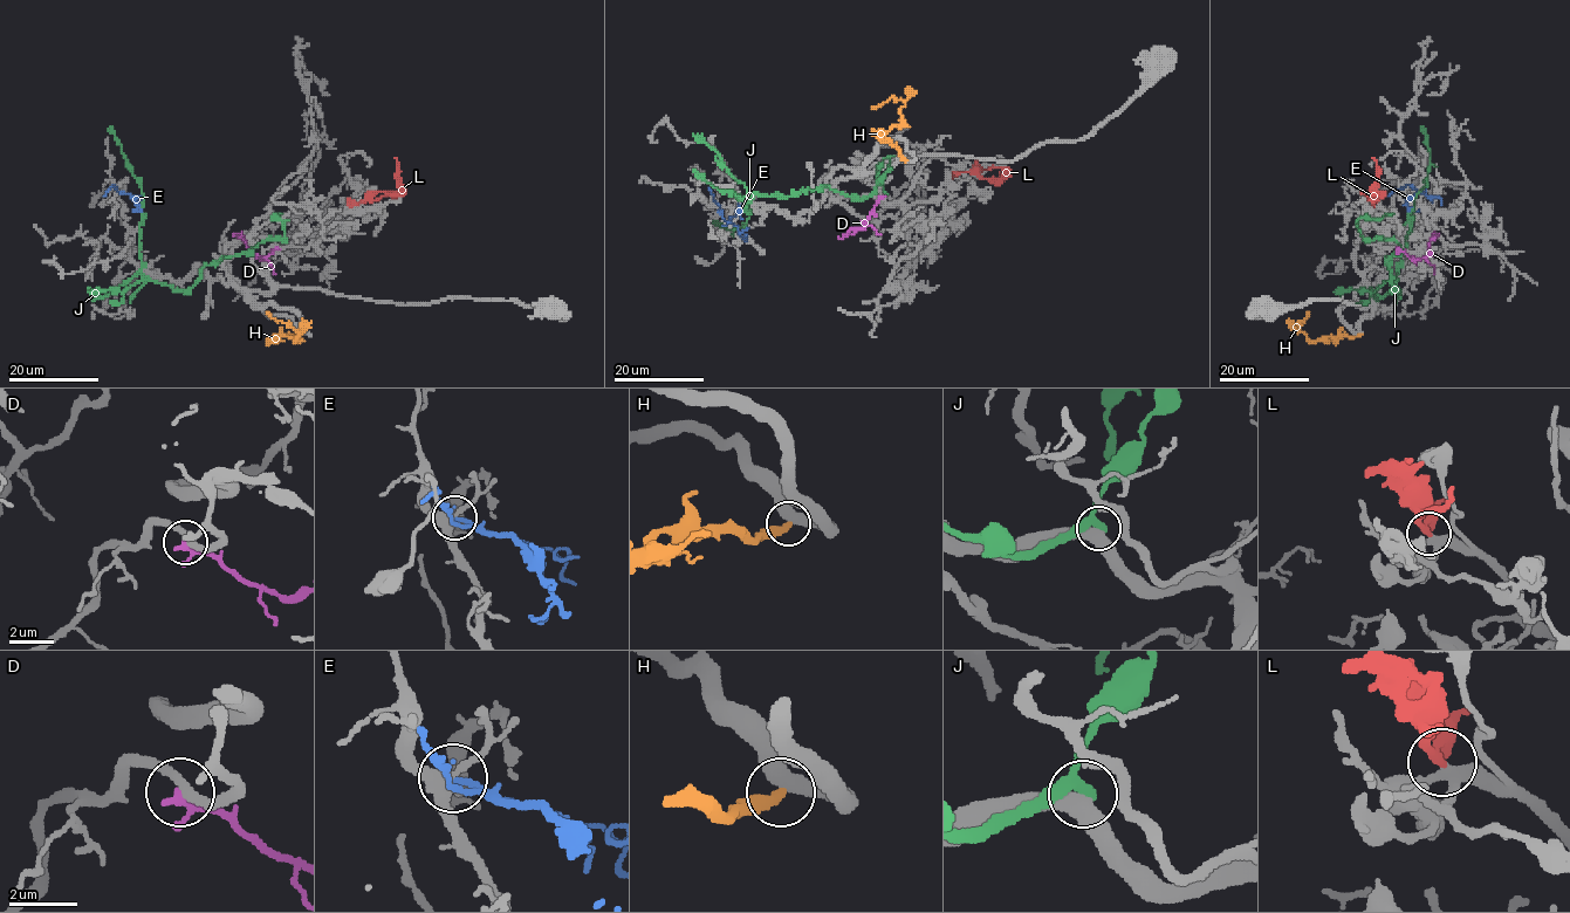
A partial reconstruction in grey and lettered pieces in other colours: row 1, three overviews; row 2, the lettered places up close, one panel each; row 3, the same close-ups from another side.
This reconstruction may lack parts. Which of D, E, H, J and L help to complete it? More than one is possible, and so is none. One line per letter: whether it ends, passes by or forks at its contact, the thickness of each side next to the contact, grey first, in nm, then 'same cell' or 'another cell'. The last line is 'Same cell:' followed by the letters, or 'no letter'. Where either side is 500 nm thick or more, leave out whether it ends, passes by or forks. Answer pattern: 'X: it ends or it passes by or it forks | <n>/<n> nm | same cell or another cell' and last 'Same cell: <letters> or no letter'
D: it passes by | 320/260 nm | another cell
E: it ends | 320/200 nm | another cell
H: it ends | 440/360 nm | another cell
J: it passes by | 440/300 nm | another cell
L: it passes by | 240/200 nm | same cell
Same cell: L

